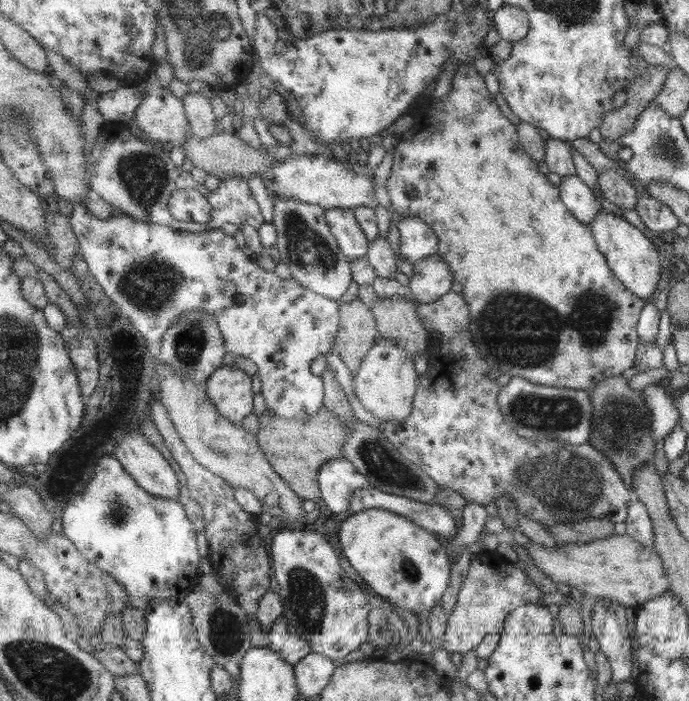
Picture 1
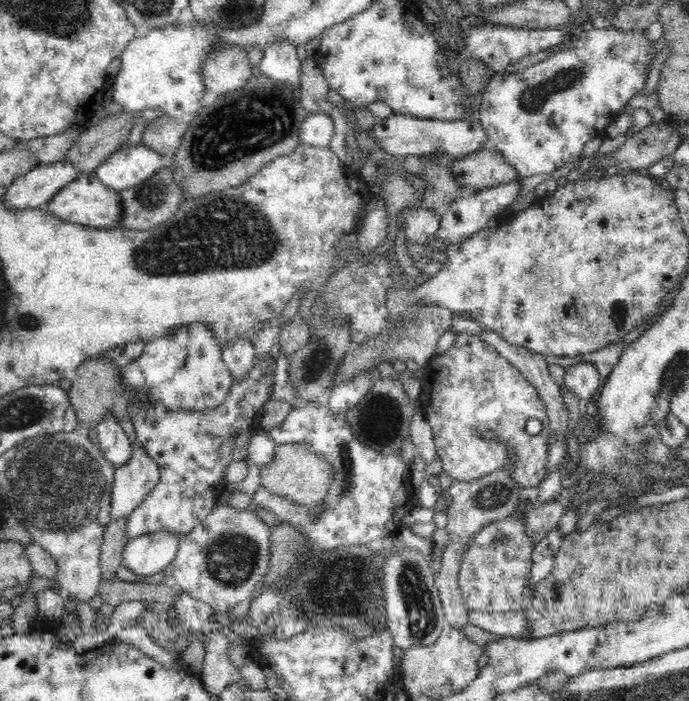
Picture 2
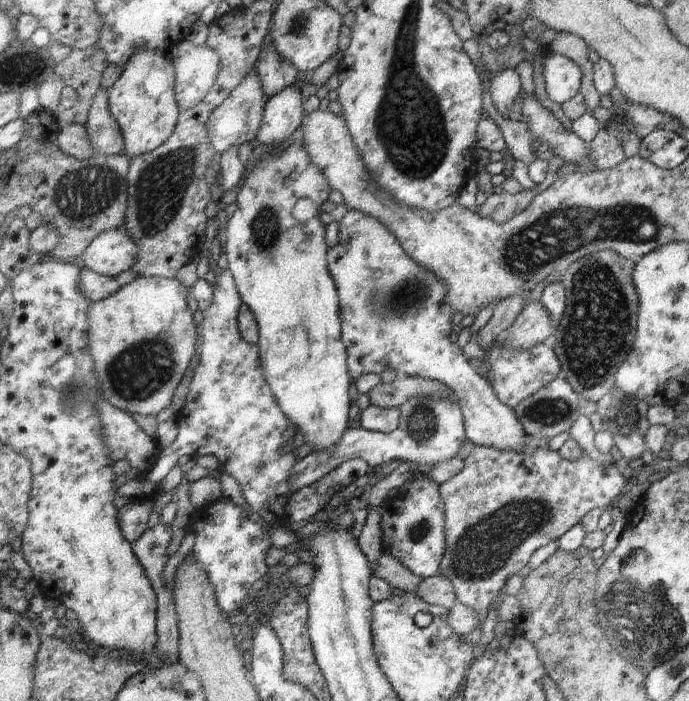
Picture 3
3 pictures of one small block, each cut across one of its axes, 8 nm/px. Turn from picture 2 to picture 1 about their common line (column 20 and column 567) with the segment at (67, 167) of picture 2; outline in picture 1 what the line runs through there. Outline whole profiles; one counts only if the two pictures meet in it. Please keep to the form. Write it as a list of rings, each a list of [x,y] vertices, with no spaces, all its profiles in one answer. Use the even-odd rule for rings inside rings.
[[[577,175],[560,177],[558,187],[559,198],[566,203],[566,209],[580,223],[587,225],[601,210],[592,190]]]

